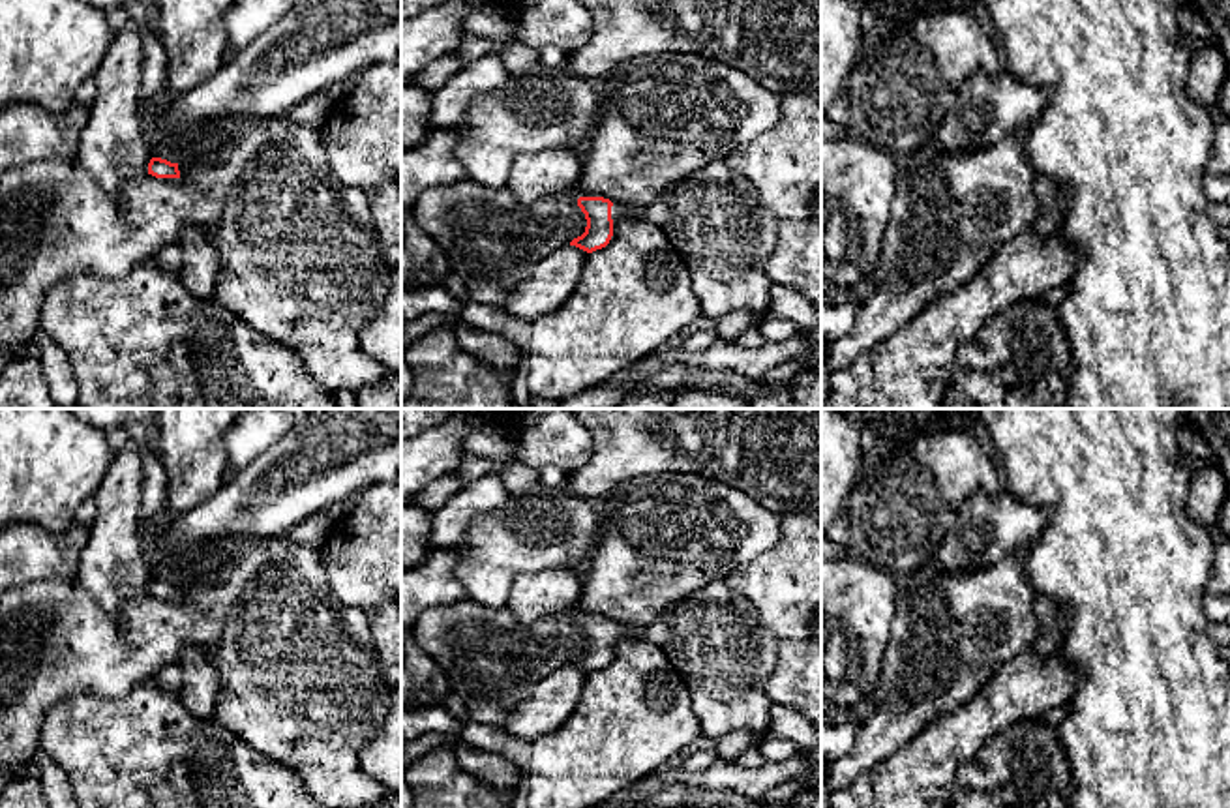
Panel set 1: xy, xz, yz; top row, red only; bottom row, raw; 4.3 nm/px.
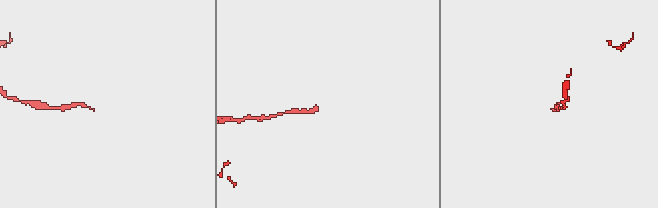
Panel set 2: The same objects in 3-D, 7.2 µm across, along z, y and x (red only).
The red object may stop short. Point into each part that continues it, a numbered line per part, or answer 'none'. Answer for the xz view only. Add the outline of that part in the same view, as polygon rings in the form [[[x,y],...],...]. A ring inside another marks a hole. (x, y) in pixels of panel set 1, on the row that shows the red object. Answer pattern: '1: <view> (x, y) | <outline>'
1: xz (715, 218) | [[[716,159],[668,186],[649,204],[613,202],[613,223],[621,217],[652,223],[669,238],[690,270],[701,317],[712,322],[737,311],[748,311],[759,321],[769,317],[772,281],[765,274],[765,262],[776,246],[776,219],[754,184],[735,172],[726,159]]]

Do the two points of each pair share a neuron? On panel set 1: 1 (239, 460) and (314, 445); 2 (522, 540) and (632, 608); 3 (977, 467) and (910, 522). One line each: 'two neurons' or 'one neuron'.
1: two neurons
2: two neurons
3: one neuron

